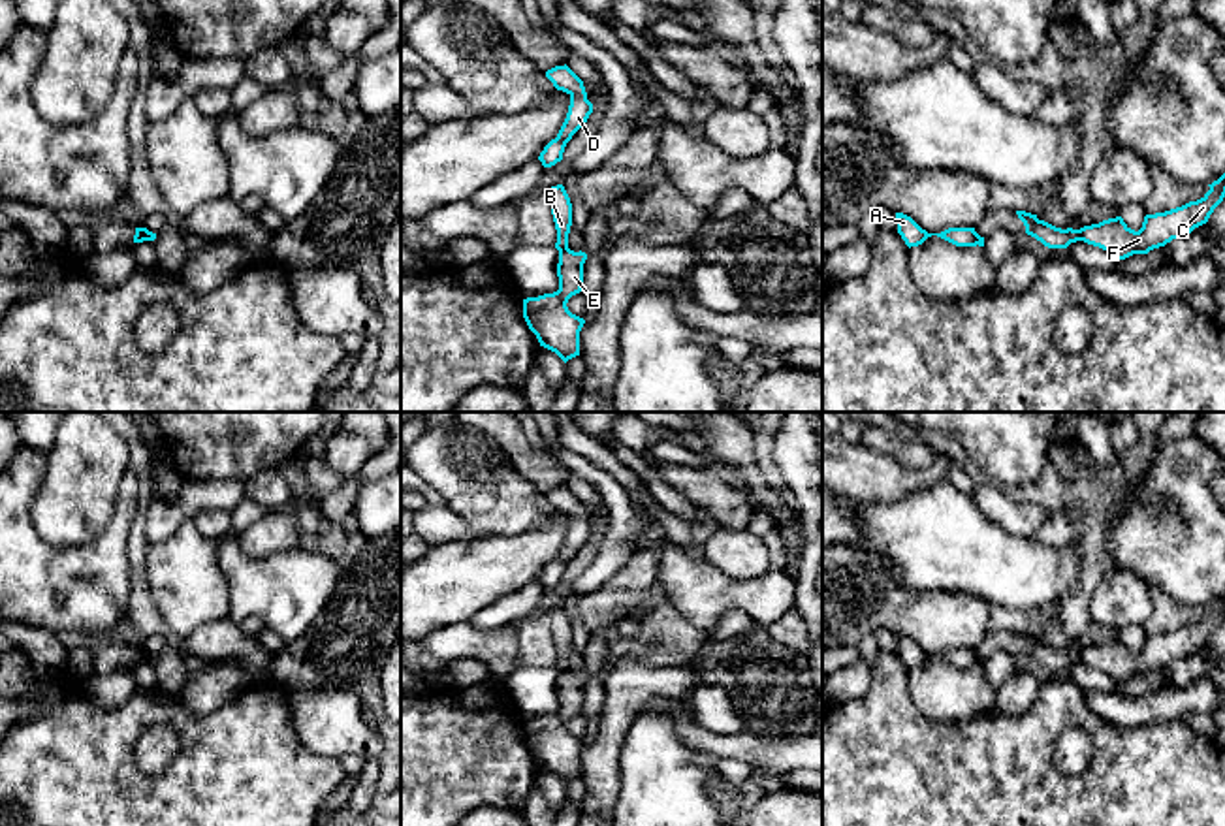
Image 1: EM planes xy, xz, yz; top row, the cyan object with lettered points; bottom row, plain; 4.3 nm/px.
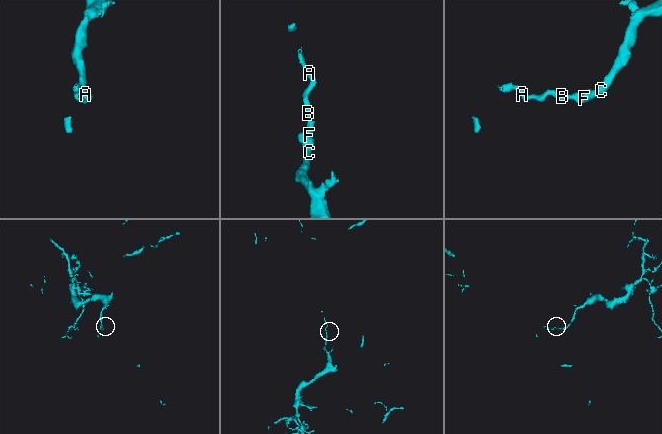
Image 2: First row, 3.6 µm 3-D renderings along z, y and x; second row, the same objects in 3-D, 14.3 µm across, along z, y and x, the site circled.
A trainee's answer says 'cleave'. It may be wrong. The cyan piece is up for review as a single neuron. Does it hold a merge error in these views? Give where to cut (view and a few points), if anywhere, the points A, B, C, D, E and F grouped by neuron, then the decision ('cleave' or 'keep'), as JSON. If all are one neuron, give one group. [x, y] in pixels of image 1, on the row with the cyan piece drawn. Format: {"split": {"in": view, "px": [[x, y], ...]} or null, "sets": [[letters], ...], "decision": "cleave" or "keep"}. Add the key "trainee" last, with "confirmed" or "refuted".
{"split": {"in": "yz", "px": [[1079, 230], [1082, 239]]}, "sets": [["A", "B", "D"], ["C", "E", "F"]], "decision": "cleave", "trainee": "confirmed"}

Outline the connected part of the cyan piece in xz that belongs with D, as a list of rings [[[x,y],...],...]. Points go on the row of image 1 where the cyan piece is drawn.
[[[566,64],[548,70],[546,77],[557,90],[570,96],[568,113],[557,137],[551,139],[538,156],[544,167],[551,167],[563,160],[566,143],[587,122],[593,113],[593,103],[587,100],[583,81]]]

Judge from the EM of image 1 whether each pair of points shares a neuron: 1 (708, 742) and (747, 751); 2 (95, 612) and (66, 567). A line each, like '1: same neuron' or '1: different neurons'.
1: same neuron
2: same neuron

